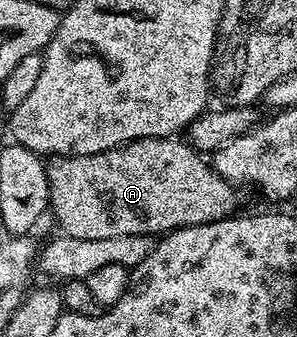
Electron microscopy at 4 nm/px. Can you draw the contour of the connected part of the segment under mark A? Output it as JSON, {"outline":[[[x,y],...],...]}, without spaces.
{"outline":[[[185,138],[137,139],[104,153],[64,155],[49,160],[46,168],[50,190],[49,210],[59,223],[61,234],[96,241],[100,237],[148,235],[161,237],[180,227],[211,223],[233,216],[239,210],[239,188],[216,170]]]}

